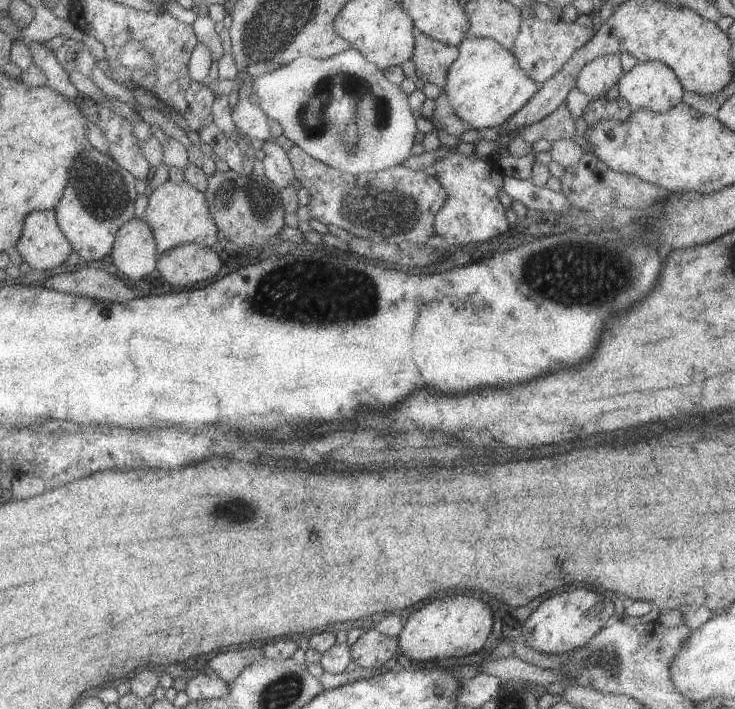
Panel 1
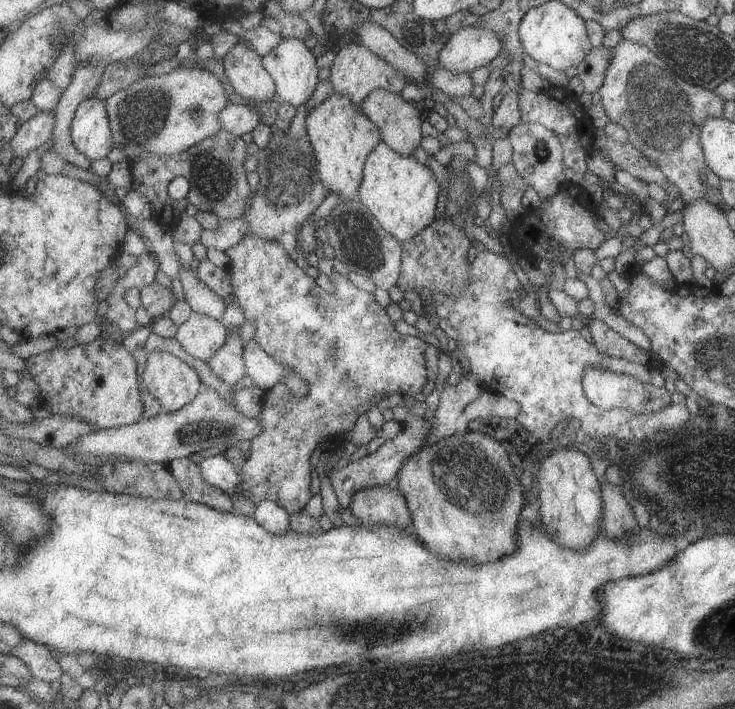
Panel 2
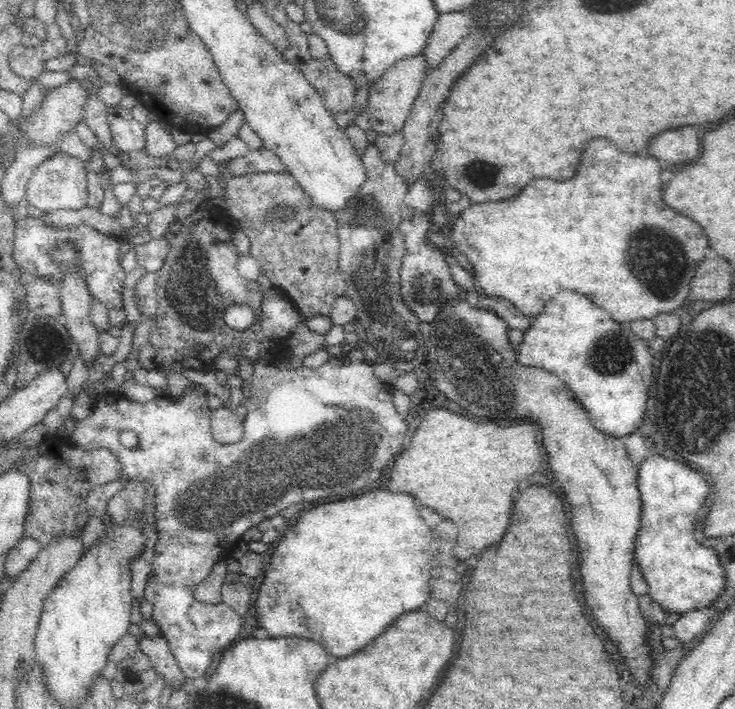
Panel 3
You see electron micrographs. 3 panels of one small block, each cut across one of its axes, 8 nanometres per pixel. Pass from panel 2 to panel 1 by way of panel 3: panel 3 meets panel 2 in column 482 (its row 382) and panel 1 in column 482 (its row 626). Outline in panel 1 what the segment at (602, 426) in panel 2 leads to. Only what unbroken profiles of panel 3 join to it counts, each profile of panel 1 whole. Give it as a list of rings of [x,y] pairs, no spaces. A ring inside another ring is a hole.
[[[451,149],[447,158],[435,162],[429,172],[438,179],[448,196],[435,215],[436,235],[443,238],[443,246],[489,240],[507,230],[506,210],[497,198],[503,176],[494,159],[474,158],[474,154],[463,156]]]

